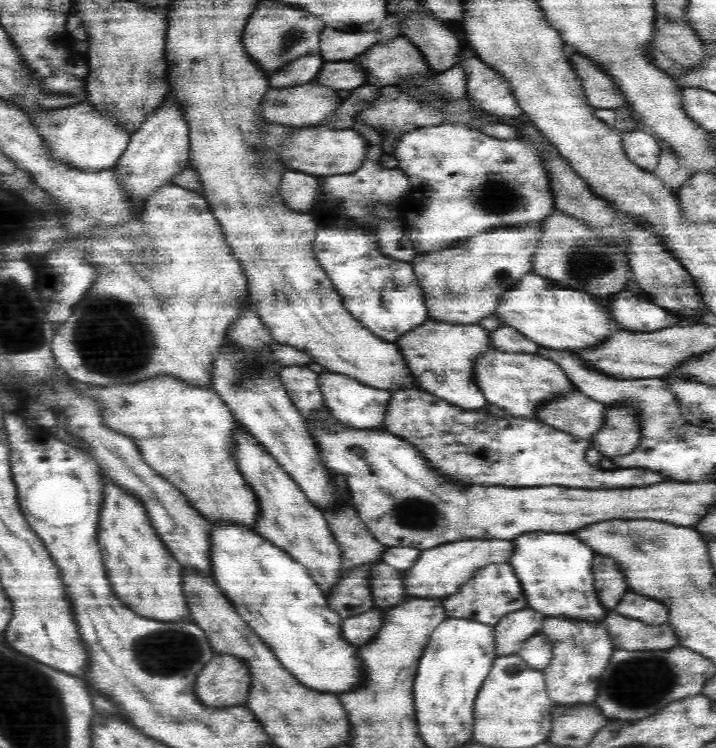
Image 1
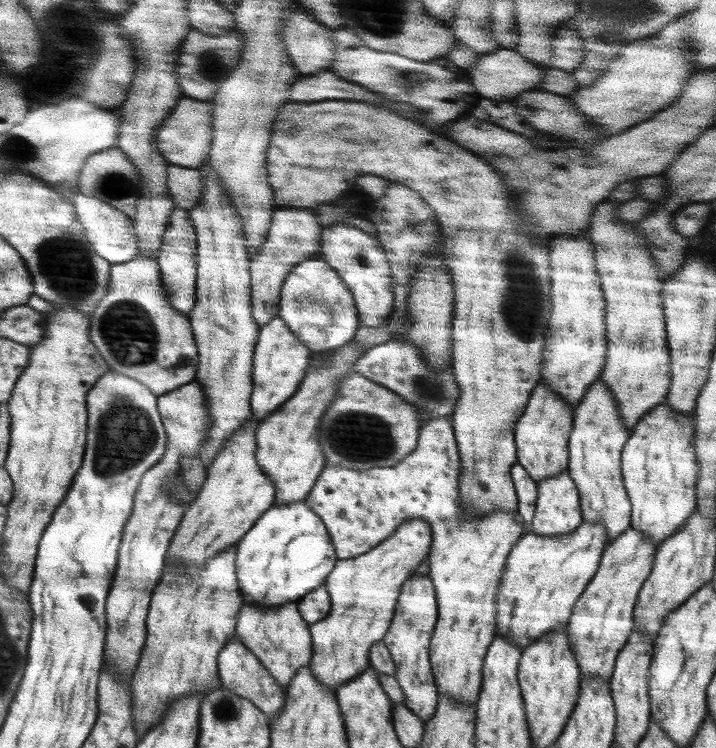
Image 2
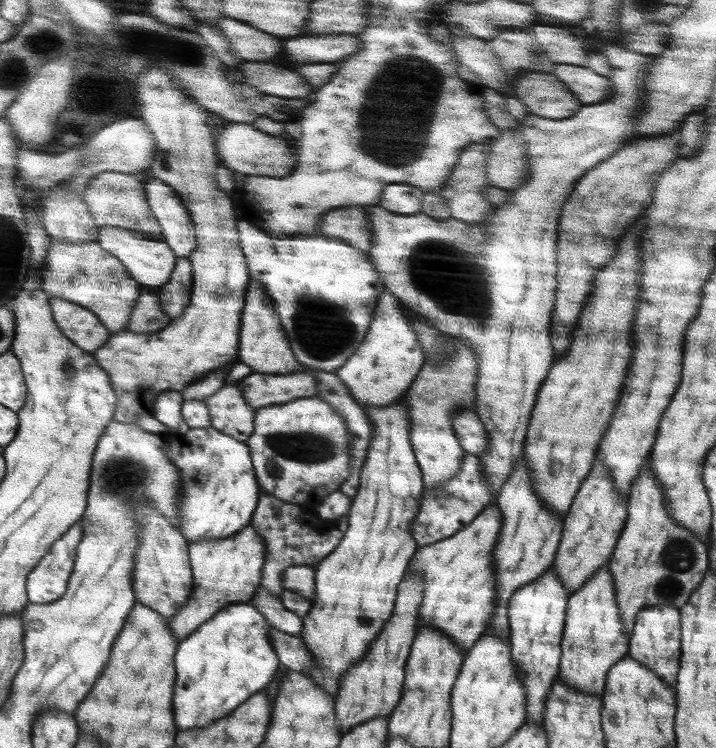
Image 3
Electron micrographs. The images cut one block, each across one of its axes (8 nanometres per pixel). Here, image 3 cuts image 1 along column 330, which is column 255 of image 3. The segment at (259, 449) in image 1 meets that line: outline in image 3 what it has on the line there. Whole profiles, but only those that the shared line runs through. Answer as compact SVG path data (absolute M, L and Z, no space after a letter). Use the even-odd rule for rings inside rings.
M253 522L246 525L240 533L227 538L189 542L189 560L192 562L196 588L193 595L190 595L189 602L170 620L171 629L178 640L189 638L201 624L213 618L226 606L252 600L261 586L266 552L265 541L259 530L254 529Z

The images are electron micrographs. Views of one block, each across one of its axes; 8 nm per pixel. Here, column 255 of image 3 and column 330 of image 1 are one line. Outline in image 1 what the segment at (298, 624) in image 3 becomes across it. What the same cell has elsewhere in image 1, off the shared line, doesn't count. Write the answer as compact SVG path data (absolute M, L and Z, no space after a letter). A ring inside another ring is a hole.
M380 558L348 569L333 594L328 596L329 607L339 612L343 619L368 612L375 607L370 584L378 562L381 562Z

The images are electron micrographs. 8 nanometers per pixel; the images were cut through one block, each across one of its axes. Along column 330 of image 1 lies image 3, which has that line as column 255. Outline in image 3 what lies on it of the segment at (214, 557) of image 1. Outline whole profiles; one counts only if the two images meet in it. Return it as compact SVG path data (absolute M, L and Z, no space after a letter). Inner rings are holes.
M250 600L226 606L181 641L177 652L175 694L175 715L180 732L210 726L273 682L282 666L272 645L273 630L273 625Z

